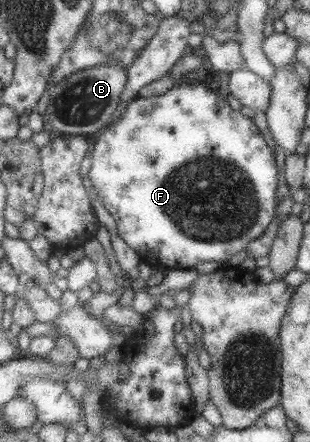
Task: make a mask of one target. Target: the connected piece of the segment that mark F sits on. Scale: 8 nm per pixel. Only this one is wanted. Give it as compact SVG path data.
M180 82L172 90L152 98L138 97L128 104L124 114L111 122L104 133L94 144L92 167L88 176L96 191L95 197L103 202L107 211L116 220L119 235L138 251L144 263L151 264L156 270L161 266L170 269L196 268L202 262L220 262L224 266L231 258L237 257L238 252L248 248L250 242L260 238L270 222L276 217L276 200L278 194L278 164L274 148L268 146L260 128L252 122L252 118L244 116L239 110L234 110L226 97L219 91L212 90L204 84Z

